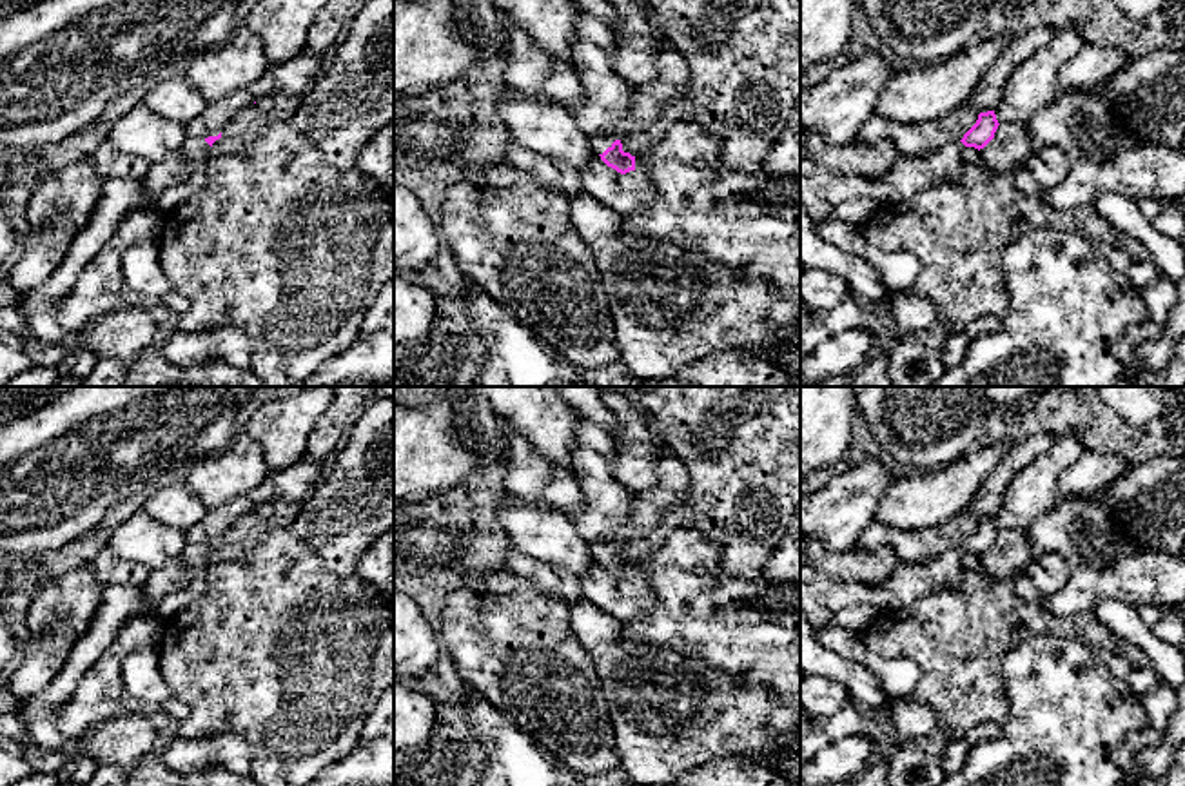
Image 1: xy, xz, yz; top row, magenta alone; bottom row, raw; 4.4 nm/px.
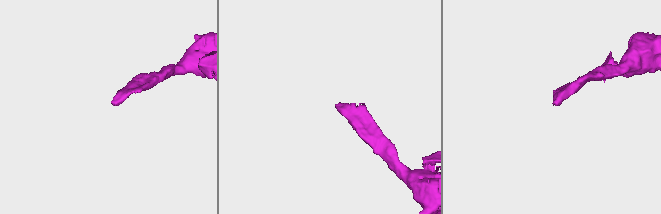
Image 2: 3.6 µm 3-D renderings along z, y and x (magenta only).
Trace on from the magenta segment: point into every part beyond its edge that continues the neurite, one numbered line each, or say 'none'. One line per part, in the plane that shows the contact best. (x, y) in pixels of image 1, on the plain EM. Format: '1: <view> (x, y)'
1: xz (601, 547)

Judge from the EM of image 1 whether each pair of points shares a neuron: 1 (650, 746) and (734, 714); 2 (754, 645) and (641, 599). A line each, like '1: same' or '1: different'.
1: same
2: different

